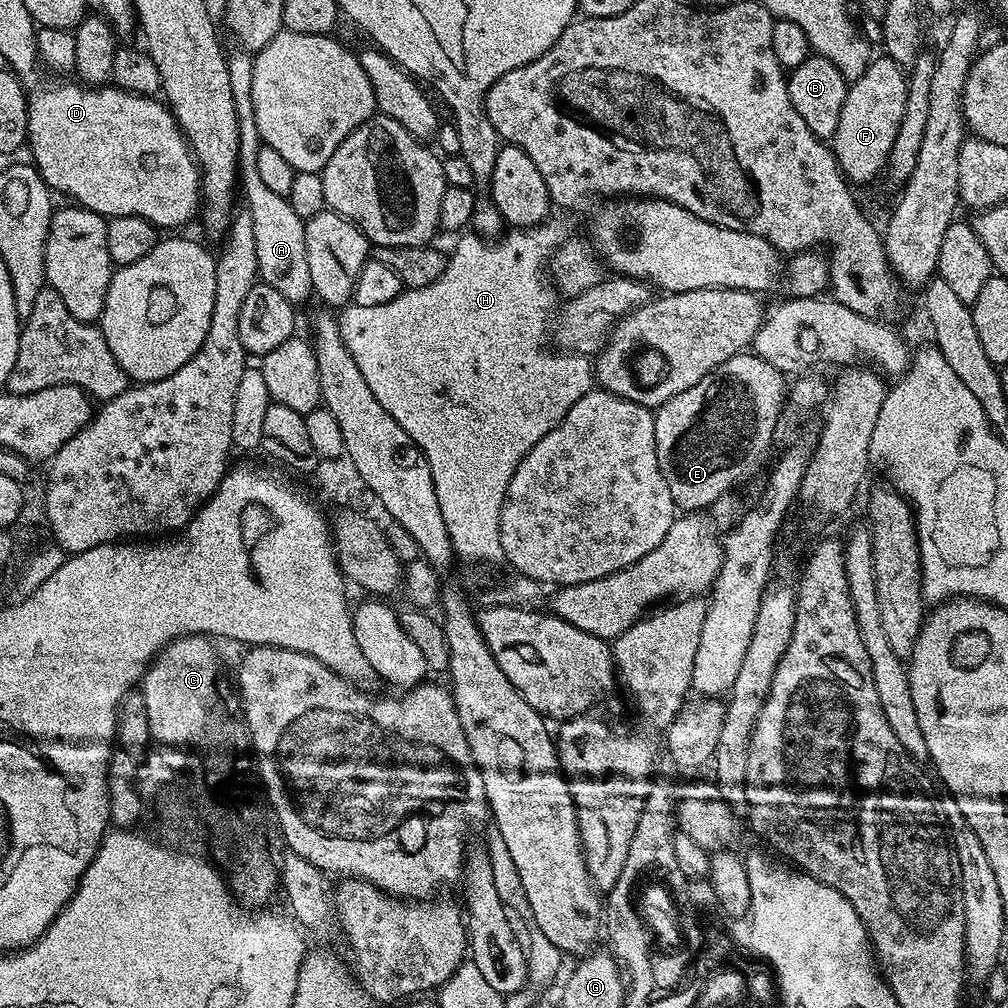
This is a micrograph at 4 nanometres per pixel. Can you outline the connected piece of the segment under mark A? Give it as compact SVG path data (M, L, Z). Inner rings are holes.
M235 49L227 55L227 70L230 75L230 90L234 95L235 114L238 118L239 162L237 177L242 181L242 198L248 202L246 210L254 230L254 246L258 249L258 276L269 284L286 302L301 306L314 293L310 282L310 262L306 262L306 221L294 214L288 197L274 194L262 183L258 169L258 150L262 146L253 108L253 57L243 49Z

